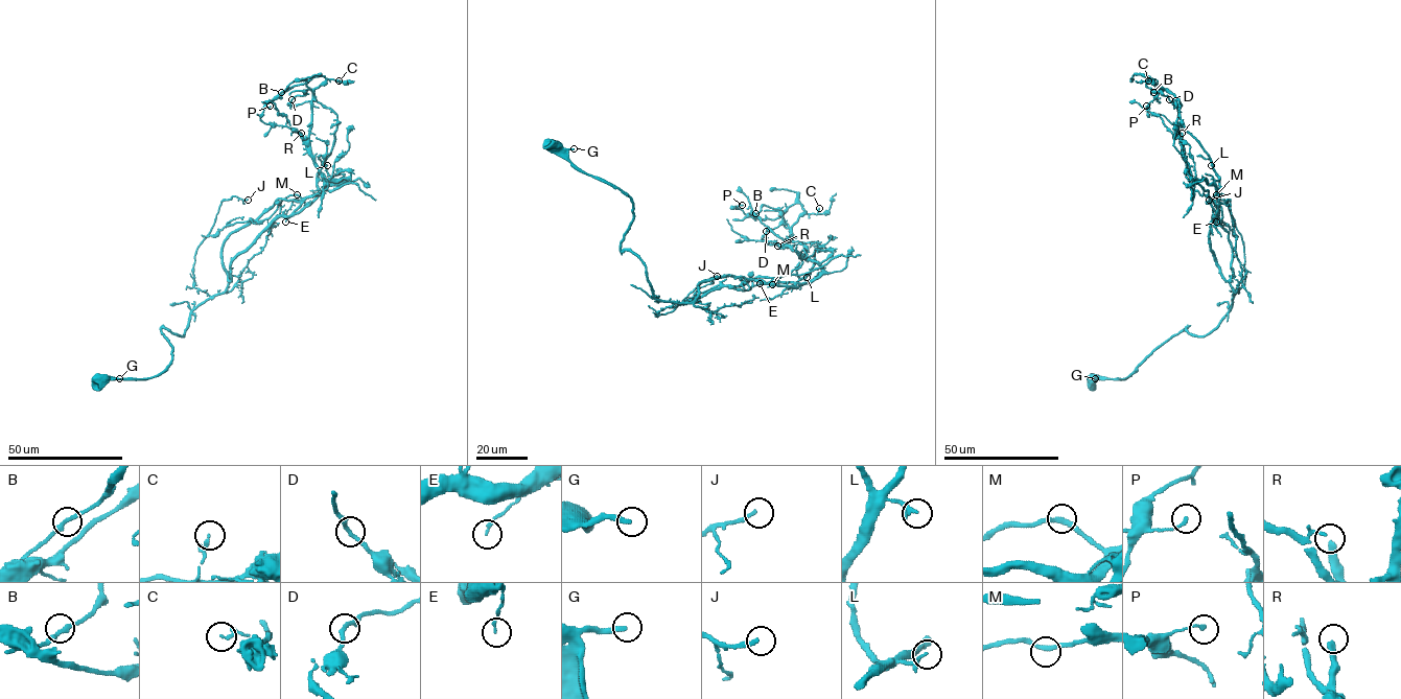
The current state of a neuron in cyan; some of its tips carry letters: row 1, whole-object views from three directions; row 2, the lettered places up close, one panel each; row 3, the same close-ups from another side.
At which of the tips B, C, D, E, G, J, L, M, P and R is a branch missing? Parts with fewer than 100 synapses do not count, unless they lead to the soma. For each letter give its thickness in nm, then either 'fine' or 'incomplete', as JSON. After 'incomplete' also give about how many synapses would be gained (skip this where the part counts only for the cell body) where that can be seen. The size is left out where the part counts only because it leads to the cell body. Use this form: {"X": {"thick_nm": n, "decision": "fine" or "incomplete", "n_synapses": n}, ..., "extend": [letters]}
{"B": {"thick_nm": 220, "decision": "fine"}, "C": {"thick_nm": 180, "decision": "fine"}, "D": {"thick_nm": 190, "decision": "fine"}, "E": {"thick_nm": 110, "decision": "fine"}, "G": {"thick_nm": 280, "decision": "fine"}, "J": {"thick_nm": 200, "decision": "fine"}, "L": {"thick_nm": 240, "decision": "fine"}, "M": {"thick_nm": 220, "decision": "fine"}, "P": {"thick_nm": 170, "decision": "fine"}, "R": {"thick_nm": 300, "decision": "incomplete", "n_synapses": 100}, "extend": ["R"]}

